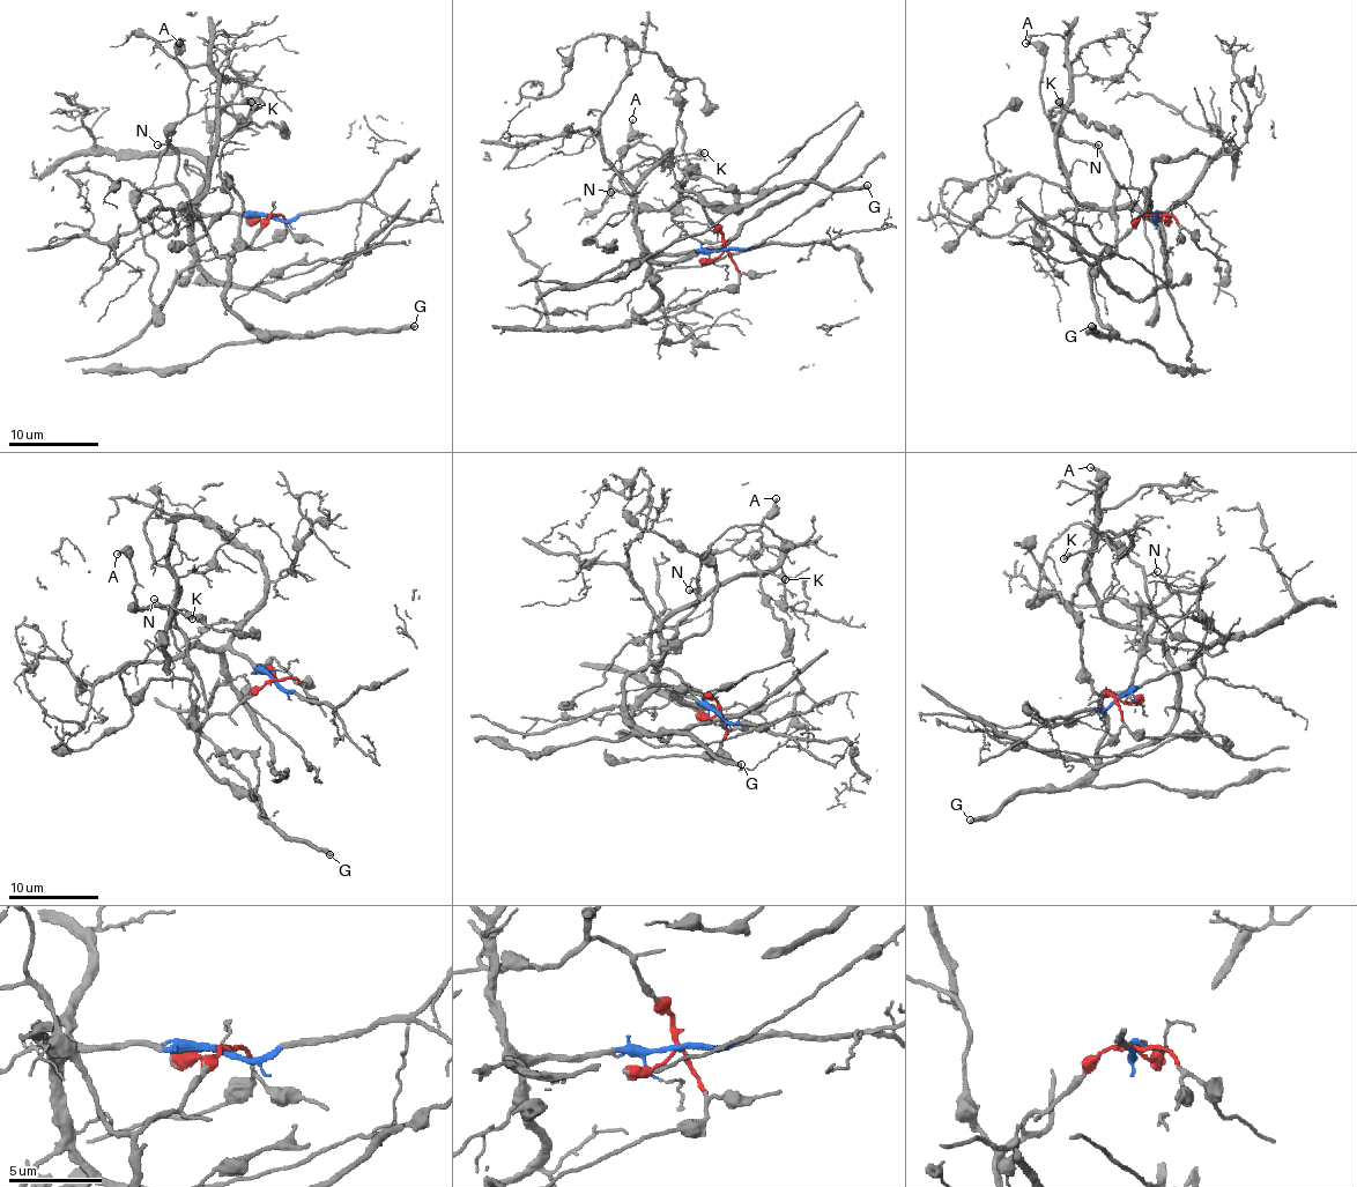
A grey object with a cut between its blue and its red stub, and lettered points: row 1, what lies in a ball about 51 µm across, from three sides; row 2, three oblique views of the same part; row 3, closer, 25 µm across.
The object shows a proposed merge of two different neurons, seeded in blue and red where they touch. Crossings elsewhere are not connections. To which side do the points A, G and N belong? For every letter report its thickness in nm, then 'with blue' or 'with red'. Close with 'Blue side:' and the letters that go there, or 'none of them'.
A: 200 nm thick; with red
G: 340 nm thick; with red
N: 140 nm thick; with red
Blue side: none of them

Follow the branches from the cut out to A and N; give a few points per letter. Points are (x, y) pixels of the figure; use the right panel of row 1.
A: (1156, 215), (1102, 253), (1115, 250), (1109, 161), (1045, 113), (1043, 54), (1025, 43)
N: (1156, 215), (1142, 215), (1104, 250), (1104, 256), (1115, 250), (1115, 182), (1097, 145)

